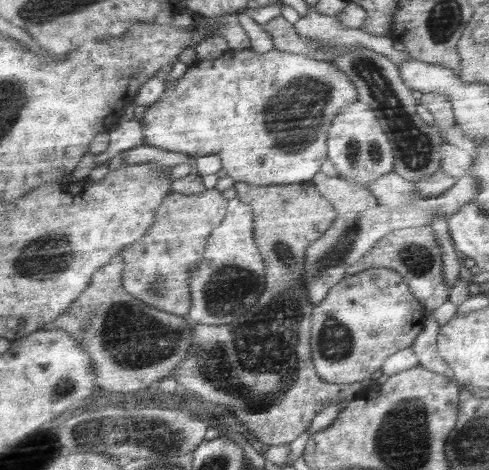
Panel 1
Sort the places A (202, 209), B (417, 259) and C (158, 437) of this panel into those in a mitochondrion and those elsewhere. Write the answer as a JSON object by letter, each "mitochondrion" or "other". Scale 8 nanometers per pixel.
{"A":"other","B":"mitochondrion","C":"mitochondrion"}

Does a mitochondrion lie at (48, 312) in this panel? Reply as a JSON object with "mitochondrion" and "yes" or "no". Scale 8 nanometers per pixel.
{"mitochondrion":"no"}

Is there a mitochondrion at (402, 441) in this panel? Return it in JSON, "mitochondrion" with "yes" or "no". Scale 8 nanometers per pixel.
{"mitochondrion":"yes"}

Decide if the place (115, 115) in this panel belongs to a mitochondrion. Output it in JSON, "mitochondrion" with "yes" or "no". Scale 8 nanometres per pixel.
{"mitochondrion":"no"}

